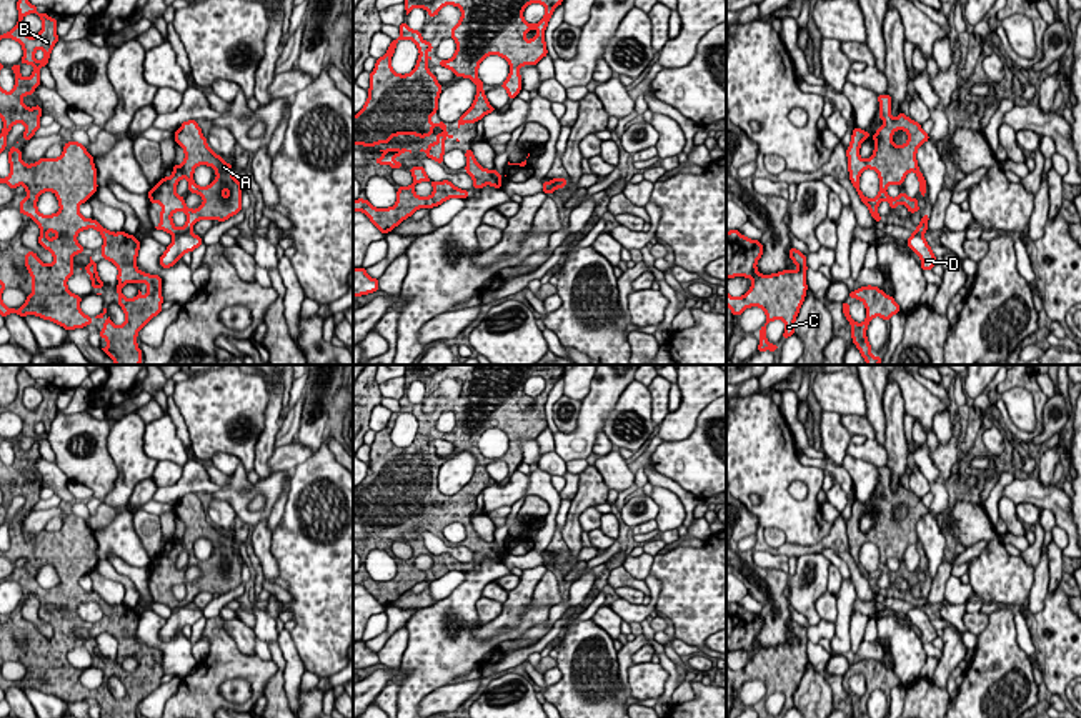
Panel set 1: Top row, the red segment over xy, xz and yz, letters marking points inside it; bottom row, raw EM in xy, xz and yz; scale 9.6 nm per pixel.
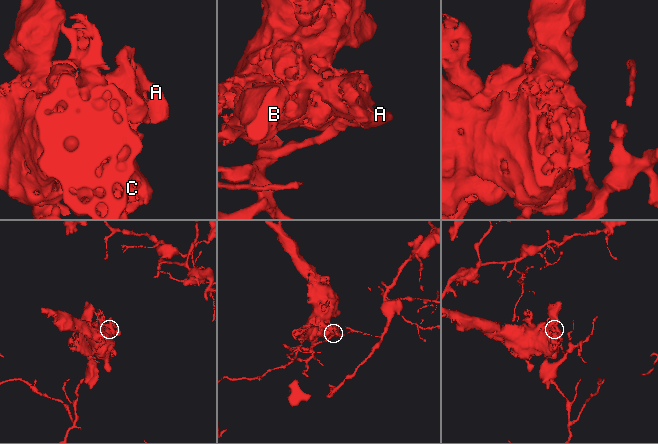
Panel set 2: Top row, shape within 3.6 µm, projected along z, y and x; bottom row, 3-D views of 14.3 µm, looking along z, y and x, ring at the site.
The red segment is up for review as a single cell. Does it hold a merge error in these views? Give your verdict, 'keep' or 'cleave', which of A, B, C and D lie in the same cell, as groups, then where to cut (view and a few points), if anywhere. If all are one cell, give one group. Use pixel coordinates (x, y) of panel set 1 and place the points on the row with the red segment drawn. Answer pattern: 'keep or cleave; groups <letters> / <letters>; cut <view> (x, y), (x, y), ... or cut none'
cleave; groups A B C / D; cut xy (190, 230), (174, 237)

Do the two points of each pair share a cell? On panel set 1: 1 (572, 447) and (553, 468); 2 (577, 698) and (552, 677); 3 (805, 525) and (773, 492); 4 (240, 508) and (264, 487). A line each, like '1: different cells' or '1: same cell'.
1: different cells
2: different cells
3: same cell
4: same cell

